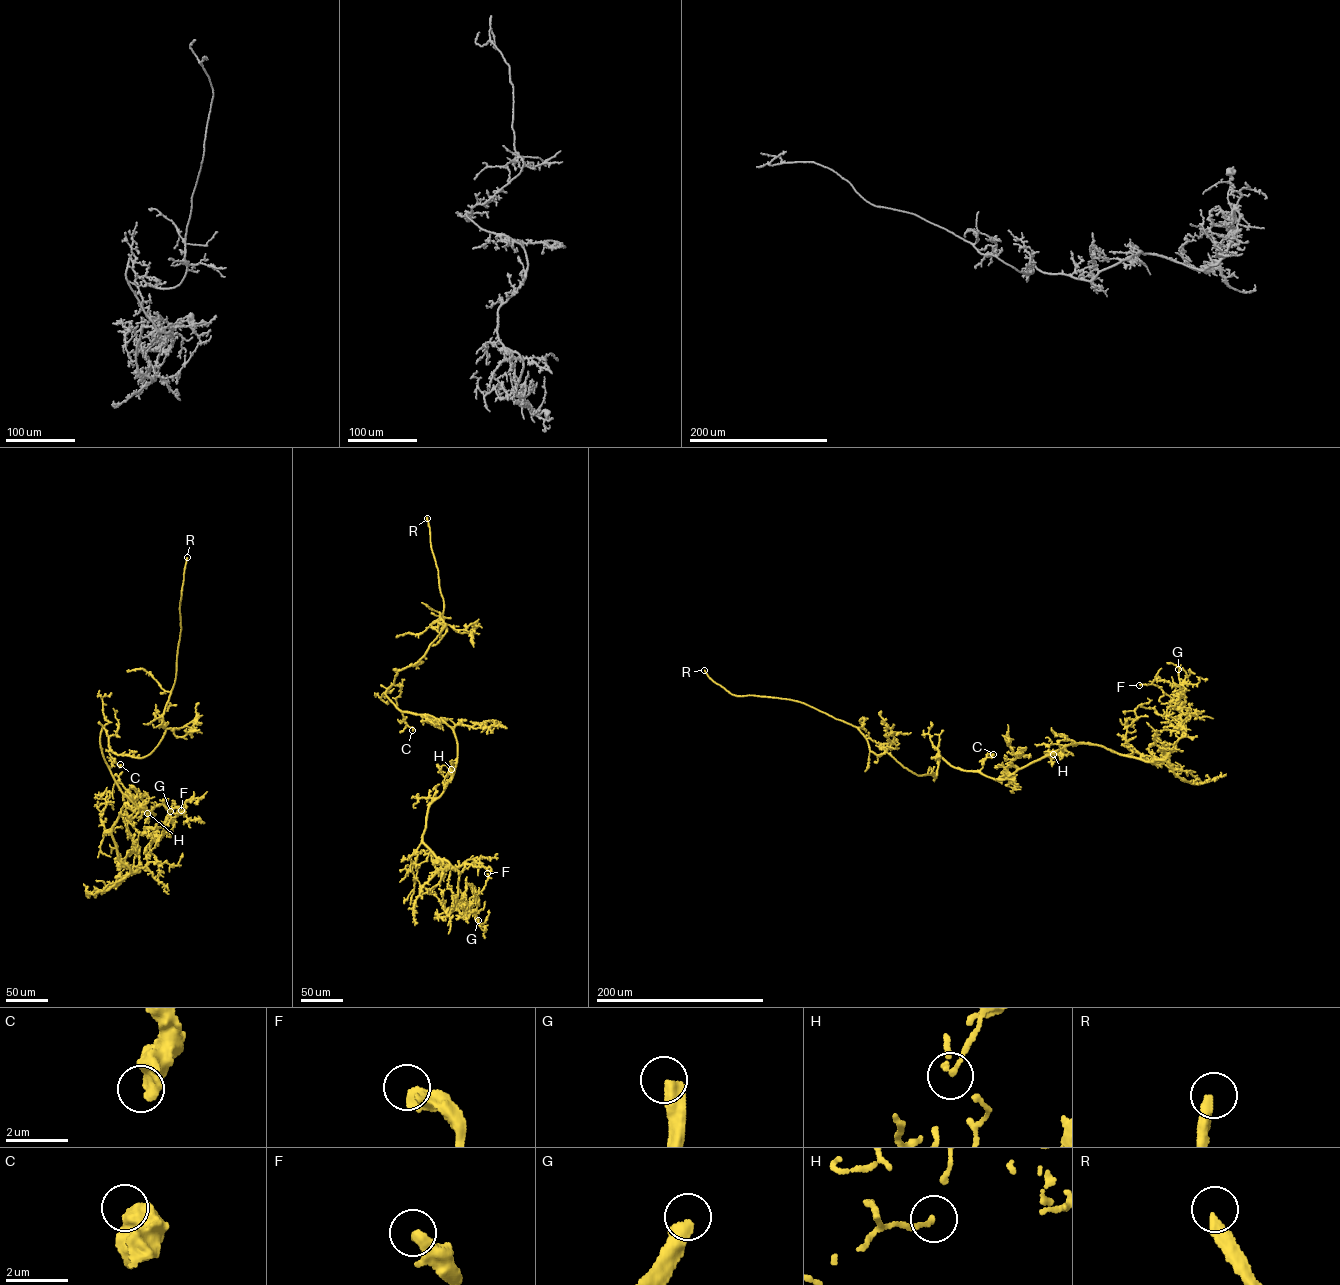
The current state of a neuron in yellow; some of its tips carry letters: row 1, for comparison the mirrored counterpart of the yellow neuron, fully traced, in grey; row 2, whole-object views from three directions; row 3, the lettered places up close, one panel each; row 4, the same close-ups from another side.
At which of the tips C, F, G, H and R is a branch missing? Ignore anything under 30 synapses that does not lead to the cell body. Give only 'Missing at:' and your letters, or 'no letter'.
Missing at: G, R

